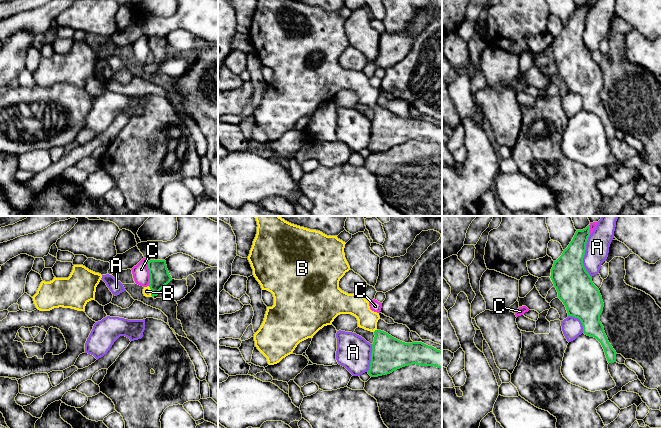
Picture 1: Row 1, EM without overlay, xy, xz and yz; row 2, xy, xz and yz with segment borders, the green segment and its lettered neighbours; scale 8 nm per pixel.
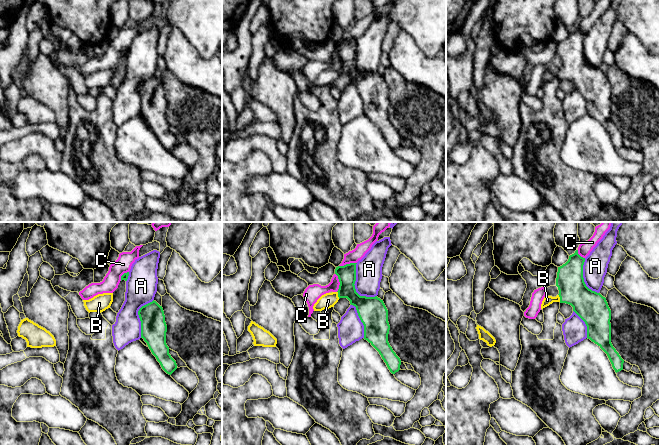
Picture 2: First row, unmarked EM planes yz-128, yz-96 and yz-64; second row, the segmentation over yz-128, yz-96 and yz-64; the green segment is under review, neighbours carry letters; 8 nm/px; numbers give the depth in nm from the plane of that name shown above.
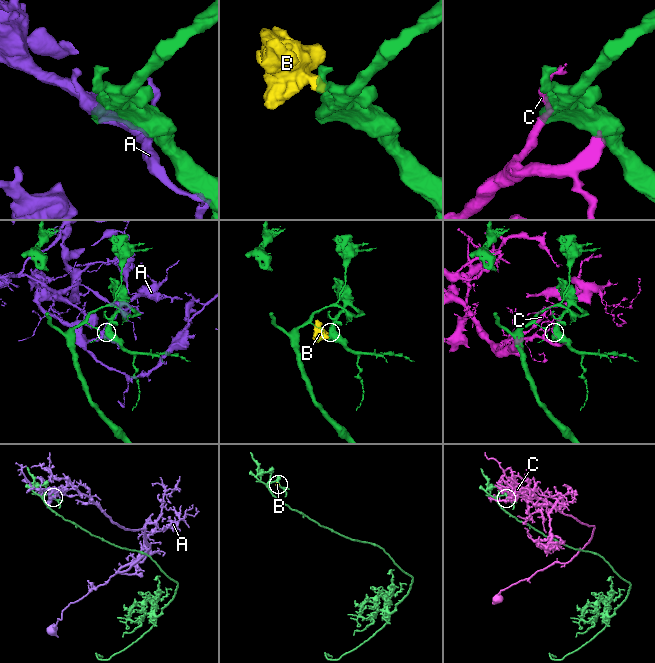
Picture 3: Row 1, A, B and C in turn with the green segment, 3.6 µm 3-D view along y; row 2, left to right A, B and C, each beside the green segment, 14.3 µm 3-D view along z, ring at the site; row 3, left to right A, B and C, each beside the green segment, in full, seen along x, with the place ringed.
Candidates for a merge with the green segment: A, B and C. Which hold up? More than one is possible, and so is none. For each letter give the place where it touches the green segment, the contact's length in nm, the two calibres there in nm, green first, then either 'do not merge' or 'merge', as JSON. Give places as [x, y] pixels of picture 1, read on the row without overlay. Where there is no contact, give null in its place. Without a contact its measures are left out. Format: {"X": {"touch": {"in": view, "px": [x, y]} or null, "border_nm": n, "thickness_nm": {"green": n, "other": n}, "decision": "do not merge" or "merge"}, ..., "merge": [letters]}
{"A": {"touch": {"in": "yz", "px": [583, 32]}, "border_nm": 340, "thickness_nm": {"green": 300, "other": 190}, "decision": "do not merge"}, "B": {"touch": {"in": "xy", "px": [151, 67]}, "border_nm": 90, "thickness_nm": {"green": 160, "other": 60}, "decision": "merge"}, "C": {"touch": {"in": "xy", "px": [149, 49]}, "border_nm": 200, "thickness_nm": {"green": 160, "other": 130}, "decision": "do not merge"}, "merge": ["B"]}

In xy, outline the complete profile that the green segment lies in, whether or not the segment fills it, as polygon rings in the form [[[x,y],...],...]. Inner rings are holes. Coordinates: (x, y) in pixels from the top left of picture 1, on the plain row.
[[[165,36],[148,37],[148,45],[150,50],[150,59],[144,63],[143,70],[146,73],[154,73],[158,68],[167,61],[172,53],[170,52]]]

